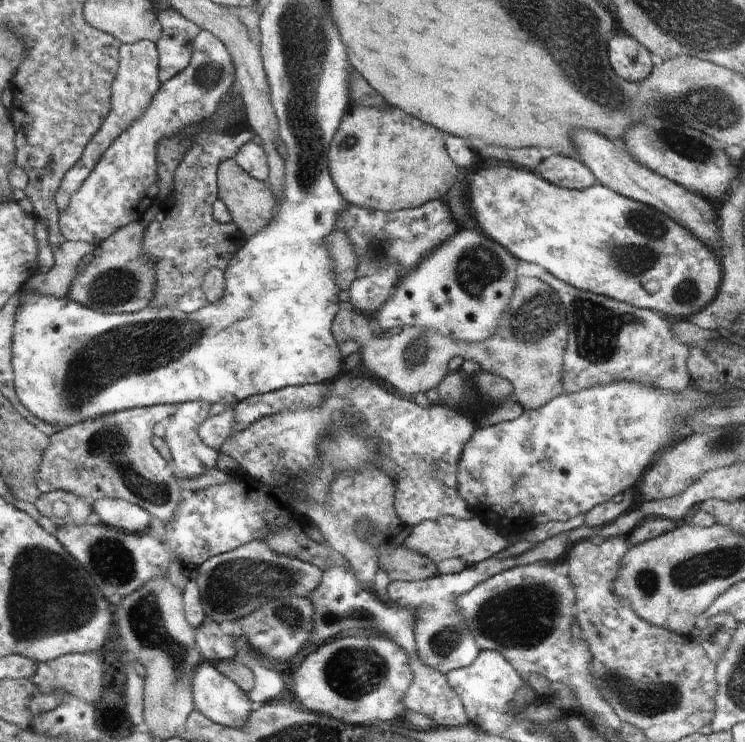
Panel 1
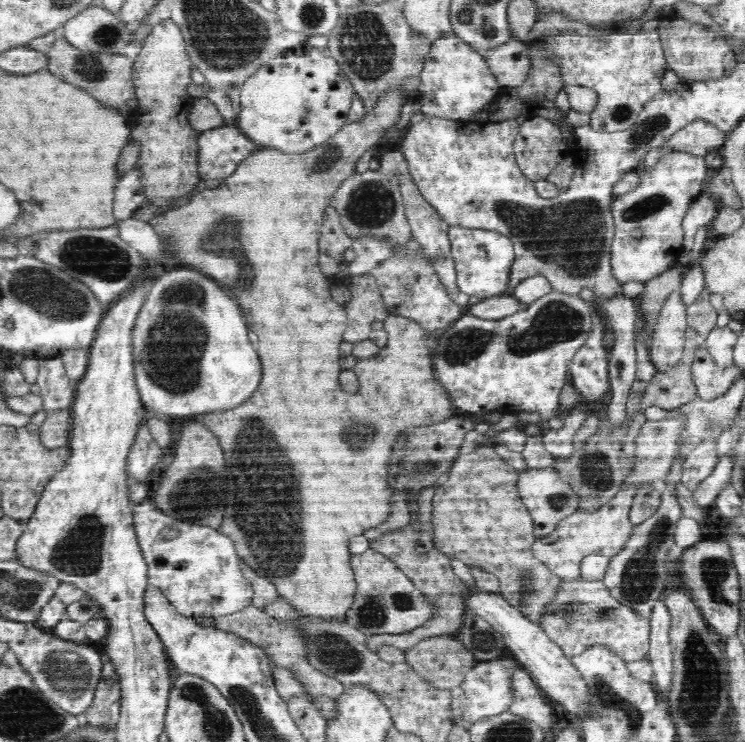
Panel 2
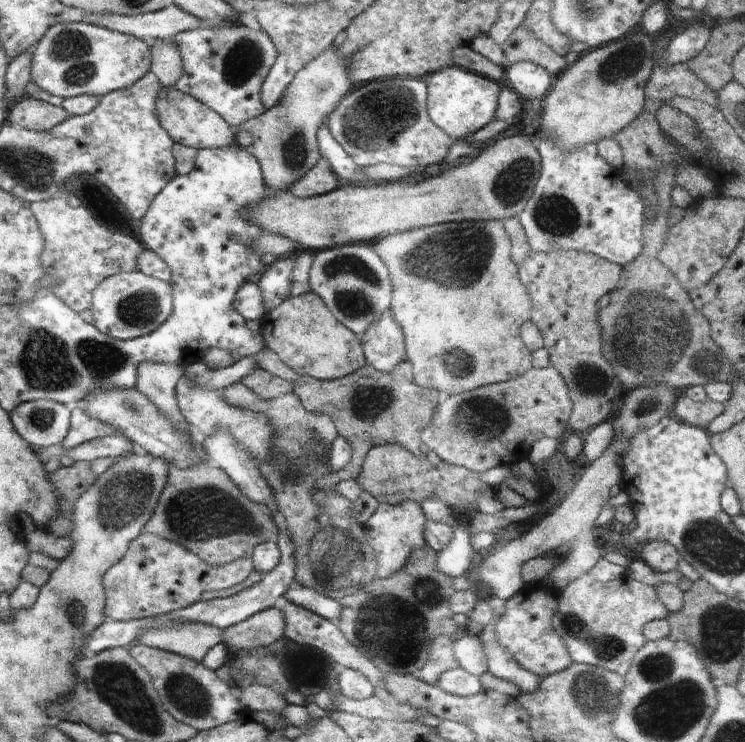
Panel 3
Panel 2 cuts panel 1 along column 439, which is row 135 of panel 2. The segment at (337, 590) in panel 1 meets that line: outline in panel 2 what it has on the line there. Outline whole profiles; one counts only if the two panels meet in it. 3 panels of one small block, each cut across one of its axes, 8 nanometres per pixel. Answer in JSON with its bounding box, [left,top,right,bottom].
[666,120,726,157]

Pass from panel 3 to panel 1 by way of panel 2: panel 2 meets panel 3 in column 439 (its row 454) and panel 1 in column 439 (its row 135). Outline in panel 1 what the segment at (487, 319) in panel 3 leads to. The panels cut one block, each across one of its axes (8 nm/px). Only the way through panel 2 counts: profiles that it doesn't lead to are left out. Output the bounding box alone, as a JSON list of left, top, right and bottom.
[332,276,568,410]

